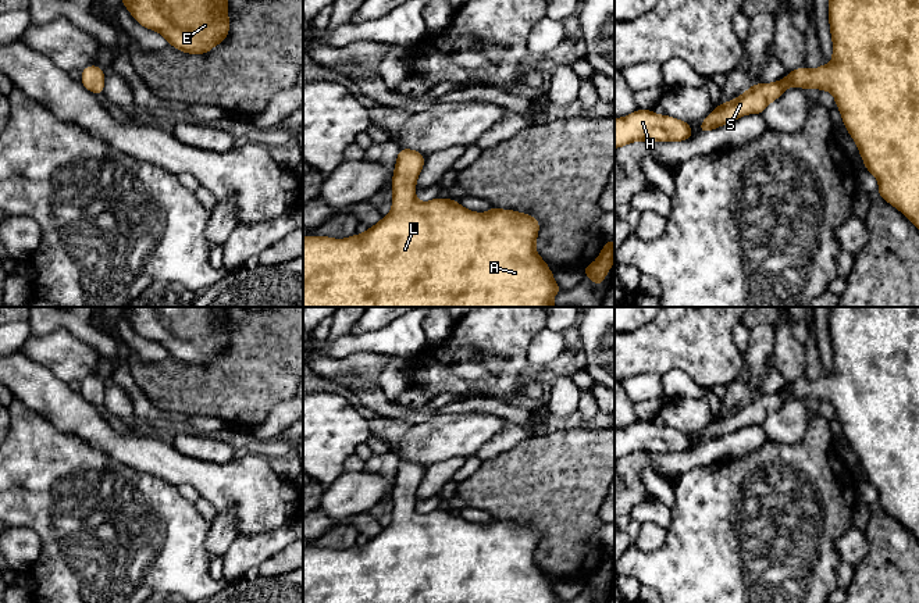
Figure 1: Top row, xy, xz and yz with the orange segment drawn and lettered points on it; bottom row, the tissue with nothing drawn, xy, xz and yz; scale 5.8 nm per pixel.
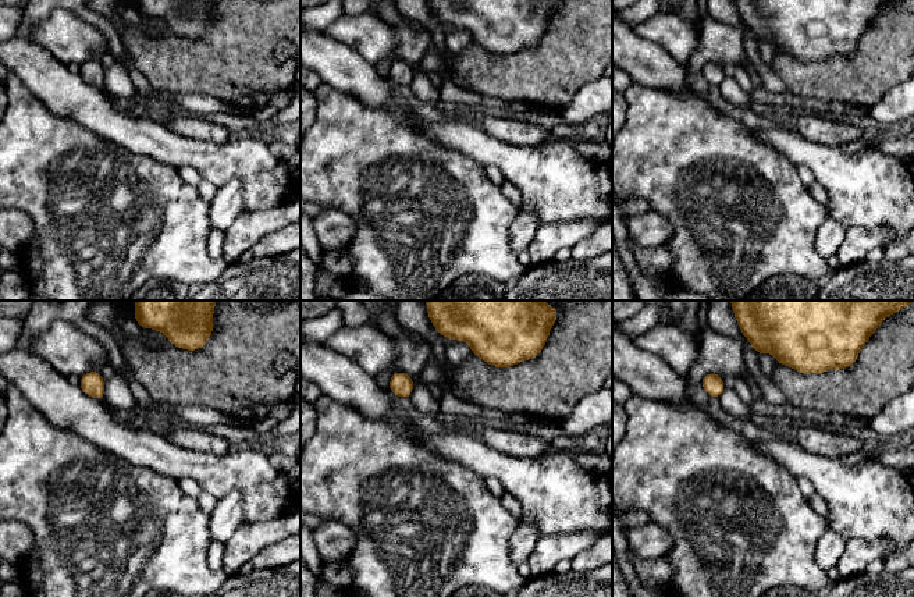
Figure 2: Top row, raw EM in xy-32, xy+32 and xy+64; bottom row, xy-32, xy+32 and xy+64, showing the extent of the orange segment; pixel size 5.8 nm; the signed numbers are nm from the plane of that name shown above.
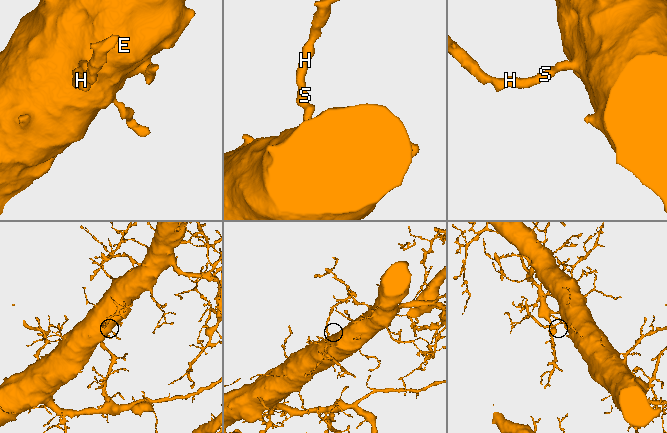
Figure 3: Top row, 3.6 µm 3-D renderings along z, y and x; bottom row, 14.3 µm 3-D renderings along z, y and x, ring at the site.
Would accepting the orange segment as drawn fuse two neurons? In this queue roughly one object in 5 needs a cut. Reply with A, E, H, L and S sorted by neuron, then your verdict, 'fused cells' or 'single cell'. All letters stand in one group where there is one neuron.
A E H L S | single cell

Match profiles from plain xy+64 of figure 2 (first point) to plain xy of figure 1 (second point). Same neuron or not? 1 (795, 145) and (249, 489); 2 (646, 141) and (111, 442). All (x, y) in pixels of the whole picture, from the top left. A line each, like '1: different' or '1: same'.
1: same
2: different

